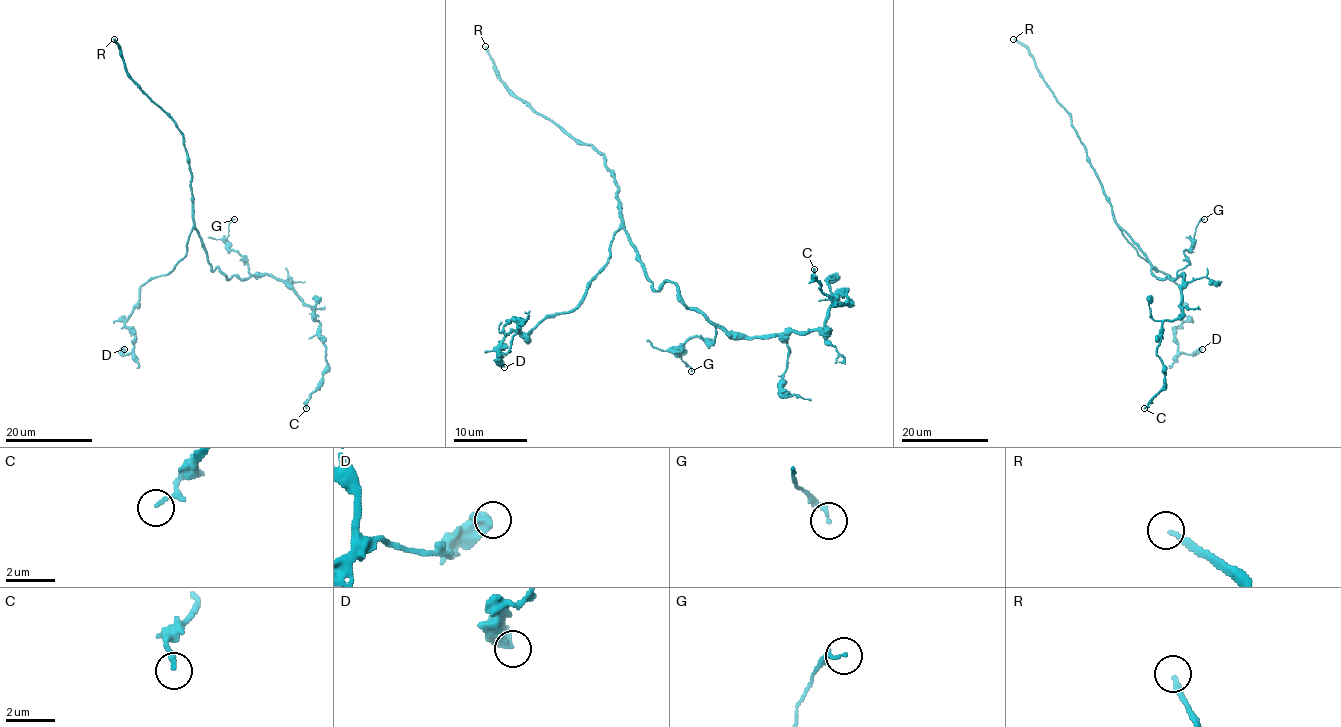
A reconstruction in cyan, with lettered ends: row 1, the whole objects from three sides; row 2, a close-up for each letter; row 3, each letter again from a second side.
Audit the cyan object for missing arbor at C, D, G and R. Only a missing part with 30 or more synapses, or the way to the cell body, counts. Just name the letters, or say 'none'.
R

